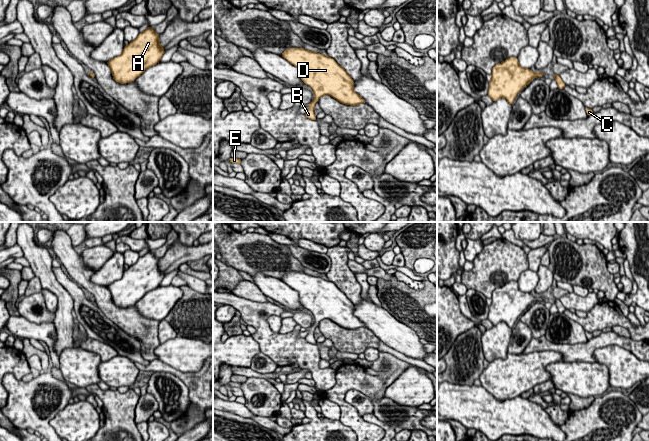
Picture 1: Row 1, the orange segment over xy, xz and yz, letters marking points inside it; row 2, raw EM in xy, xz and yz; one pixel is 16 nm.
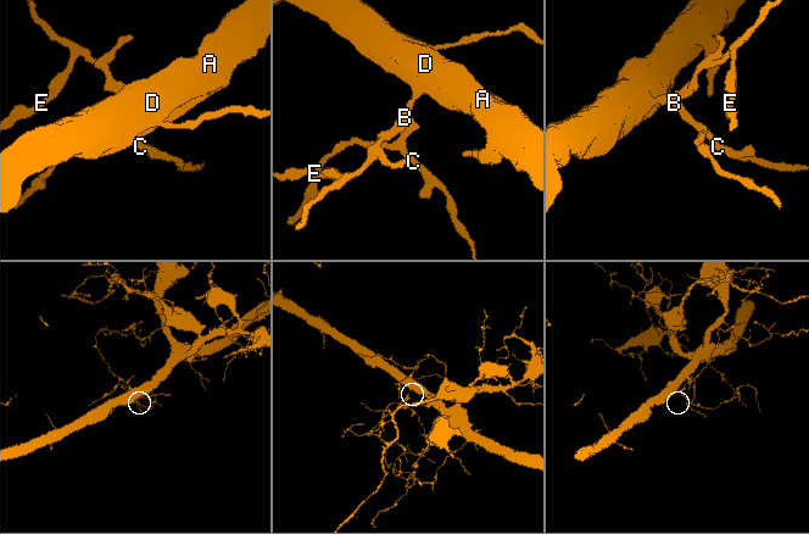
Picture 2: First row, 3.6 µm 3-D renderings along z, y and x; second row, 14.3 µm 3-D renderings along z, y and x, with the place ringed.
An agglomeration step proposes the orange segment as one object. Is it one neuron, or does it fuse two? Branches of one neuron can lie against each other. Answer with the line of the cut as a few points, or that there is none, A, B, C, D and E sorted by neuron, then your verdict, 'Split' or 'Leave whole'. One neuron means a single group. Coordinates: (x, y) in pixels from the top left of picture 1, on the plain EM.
No split. Groups: A B C D E. Leave whole

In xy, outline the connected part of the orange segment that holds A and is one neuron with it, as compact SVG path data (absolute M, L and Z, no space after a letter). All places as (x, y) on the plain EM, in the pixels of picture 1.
M149 250L124 270L121 279L107 285L116 306L126 308L135 305L146 293L159 287L165 277L159 267L159 259Z

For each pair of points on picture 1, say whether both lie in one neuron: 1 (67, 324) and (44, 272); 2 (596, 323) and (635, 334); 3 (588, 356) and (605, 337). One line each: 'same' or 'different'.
1: same
2: same
3: same

